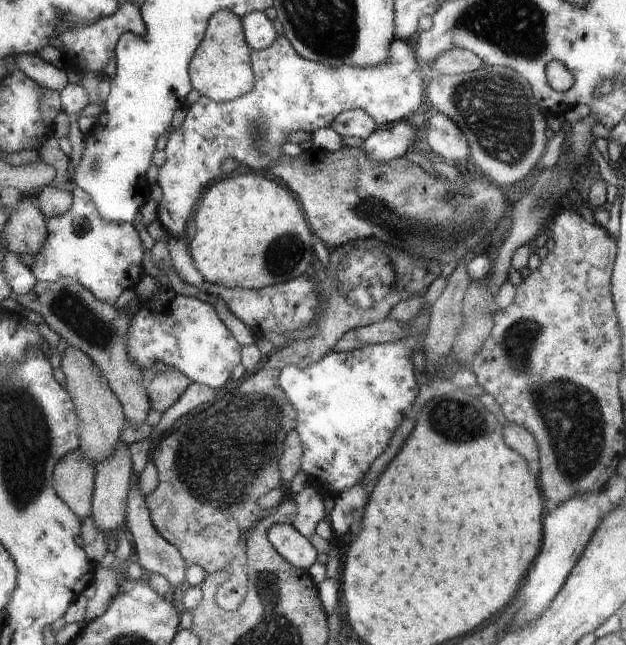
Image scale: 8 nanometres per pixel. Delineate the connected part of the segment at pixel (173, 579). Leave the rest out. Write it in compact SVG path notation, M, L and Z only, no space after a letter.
M132 475L132 484L130 485L130 496L128 497L128 515L126 516L126 528L132 545L138 554L138 563L149 572L164 576L175 586L179 593L186 587L186 572L188 569L187 561L183 558L179 549L166 541L155 528L150 510L146 503L146 497L139 491L138 479Z

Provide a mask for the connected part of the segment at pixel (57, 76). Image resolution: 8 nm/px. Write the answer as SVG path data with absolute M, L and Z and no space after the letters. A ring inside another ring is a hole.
M16 55L15 60L17 66L23 69L27 76L44 86L45 89L62 91L70 83L66 70L59 70L37 55Z

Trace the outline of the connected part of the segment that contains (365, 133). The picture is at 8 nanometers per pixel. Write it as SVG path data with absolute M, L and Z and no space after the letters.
M361 108L342 112L331 124L331 128L341 136L356 136L368 139L379 125L376 120Z

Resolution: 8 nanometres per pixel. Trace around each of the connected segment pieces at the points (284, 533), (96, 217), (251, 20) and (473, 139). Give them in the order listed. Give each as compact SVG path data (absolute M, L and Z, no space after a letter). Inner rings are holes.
M290 523L275 525L268 534L271 544L295 568L308 569L317 562L317 550L303 533Z
M79 185L71 188L74 195L74 205L66 215L49 219L50 235L43 250L39 255L35 255L36 263L31 267L32 271L39 281L55 282L63 277L72 278L90 290L97 299L117 307L115 305L117 298L130 286L134 289L141 282L141 278L146 275L143 262L145 262L145 251L148 249L143 246L143 240L132 223L111 222L102 218L98 205L94 203L94 197L85 192Z
M264 11L252 12L242 19L246 29L246 39L255 51L271 48L281 36Z
M485 65L478 71L470 73L463 73L460 75L437 75L428 80L426 87L426 100L437 110L439 113L449 115L465 133L469 140L471 149L471 160L473 163L481 168L483 175L487 176L490 181L493 181L497 186L503 188L510 188L511 184L519 184L519 180L527 180L527 176L531 176L531 172L535 172L535 164L539 164L539 160L543 160L543 153L547 152L547 119L548 116L543 116L542 109L539 108L538 101L534 96L534 90L531 88L531 83L522 77L518 72L512 68Z

